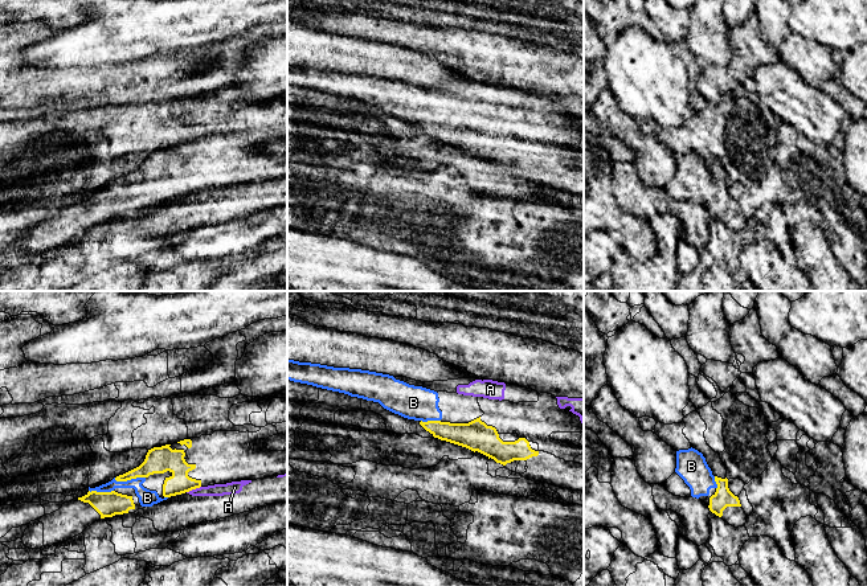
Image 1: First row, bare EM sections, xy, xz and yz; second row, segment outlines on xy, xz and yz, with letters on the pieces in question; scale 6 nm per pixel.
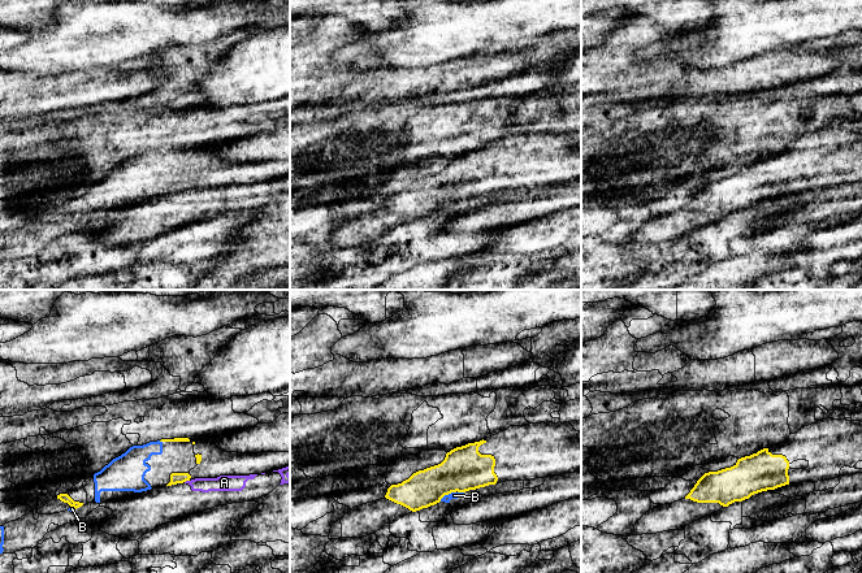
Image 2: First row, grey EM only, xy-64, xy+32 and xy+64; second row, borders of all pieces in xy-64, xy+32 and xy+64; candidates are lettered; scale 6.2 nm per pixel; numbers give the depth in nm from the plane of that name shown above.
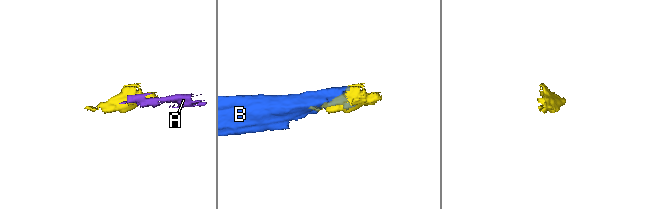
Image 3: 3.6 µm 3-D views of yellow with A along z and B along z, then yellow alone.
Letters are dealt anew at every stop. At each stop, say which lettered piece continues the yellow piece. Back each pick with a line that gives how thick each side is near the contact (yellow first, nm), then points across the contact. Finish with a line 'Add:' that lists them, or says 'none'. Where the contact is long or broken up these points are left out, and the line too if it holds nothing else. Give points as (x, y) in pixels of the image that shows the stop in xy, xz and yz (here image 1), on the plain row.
B: 160 nm thick on the yellow side, 100 nm on the other
Add: B

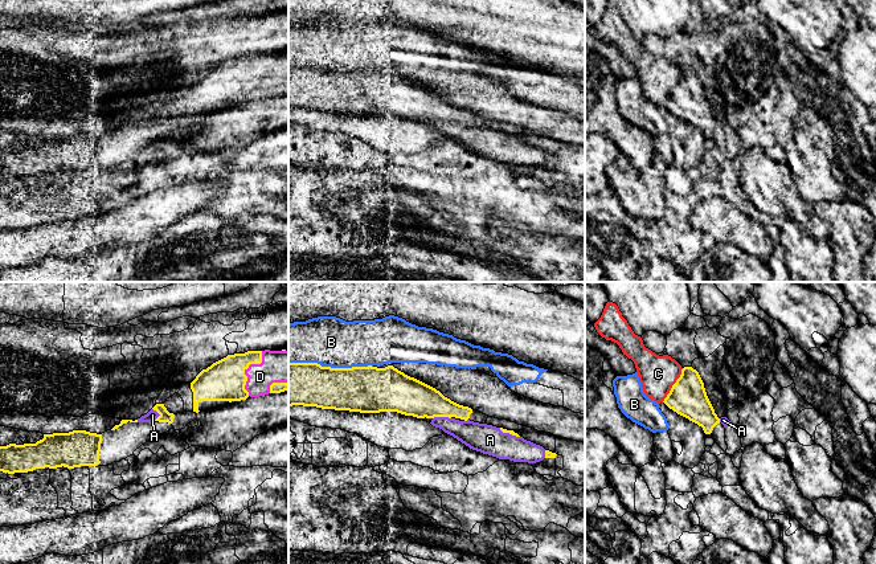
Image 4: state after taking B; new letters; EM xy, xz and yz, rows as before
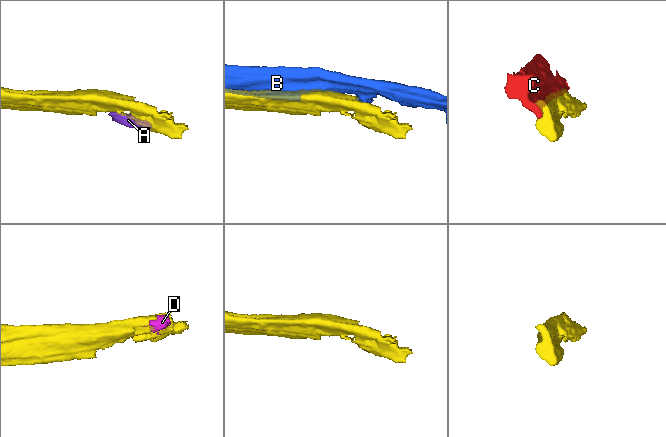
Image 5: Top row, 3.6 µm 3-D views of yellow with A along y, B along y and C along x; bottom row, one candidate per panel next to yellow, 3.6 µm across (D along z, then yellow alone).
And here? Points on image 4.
A: 220 nm thick on the yellow side, 160 nm on the other
D: 240 nm thick on the yellow side, 190 nm on the other
Add: A, D

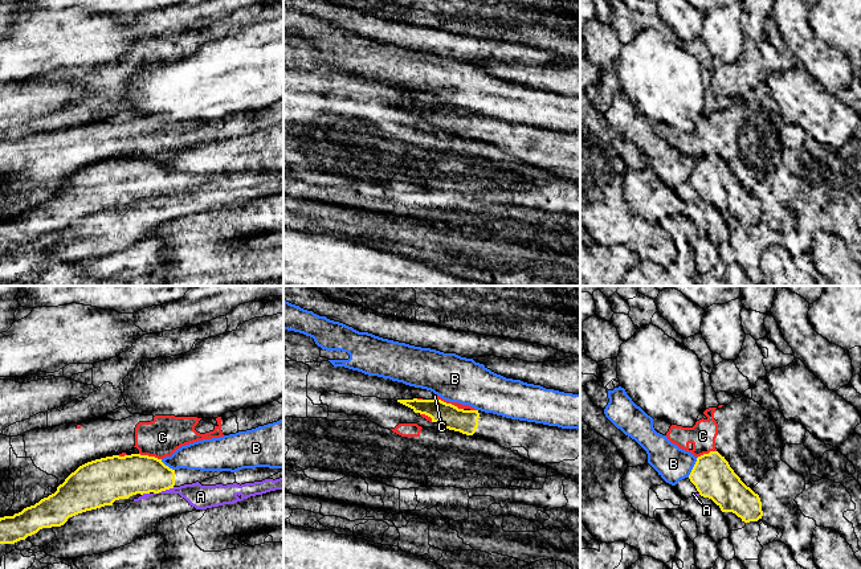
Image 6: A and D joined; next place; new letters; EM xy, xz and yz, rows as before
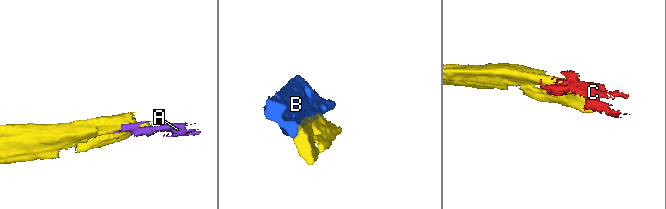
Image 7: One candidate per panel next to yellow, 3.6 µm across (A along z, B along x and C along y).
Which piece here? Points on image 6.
Add: none

